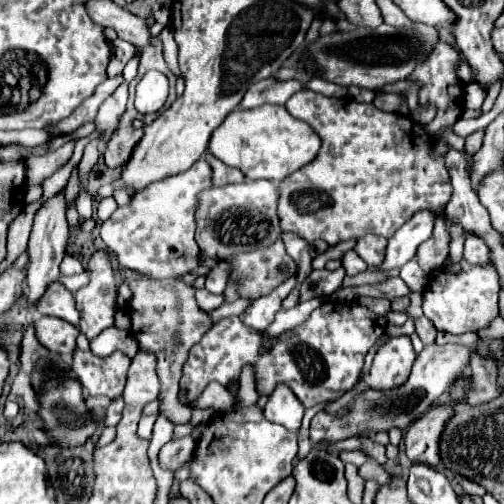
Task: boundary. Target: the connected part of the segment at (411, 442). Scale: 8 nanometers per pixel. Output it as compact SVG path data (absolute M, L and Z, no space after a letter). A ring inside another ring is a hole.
M450 407L428 409L418 421L414 421L408 427L408 433L404 437L404 447L406 447L406 457L412 463L440 463L438 441L450 413L452 413Z

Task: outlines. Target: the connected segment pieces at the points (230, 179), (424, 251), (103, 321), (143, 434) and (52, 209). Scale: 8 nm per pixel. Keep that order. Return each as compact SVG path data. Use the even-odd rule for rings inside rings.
M206 153L204 159L208 161L208 165L212 167L212 183L214 185L228 185L228 183L242 183L246 177L240 169L234 169L234 167L228 167L224 163L220 163L214 155Z
M444 223L434 225L434 235L424 241L418 249L418 265L424 273L432 273L434 269L440 269L448 257L450 251L450 233Z
M94 249L88 263L86 271L90 271L90 281L80 287L74 297L76 297L76 309L80 311L80 331L92 341L100 331L106 327L114 325L114 315L116 315L116 295L118 295L118 281L114 275L114 265L110 261L110 253L106 249Z
M142 417L140 419L140 423L138 423L138 437L140 439L150 439L152 437L152 425L154 425L154 421L156 421L156 417Z
M52 197L48 199L36 213L34 217L34 227L30 233L28 241L28 253L30 253L30 263L28 263L28 305L36 307L36 301L44 295L44 289L52 281L60 277L60 263L66 253L66 243L68 243L68 221L66 221L66 203L64 197Z

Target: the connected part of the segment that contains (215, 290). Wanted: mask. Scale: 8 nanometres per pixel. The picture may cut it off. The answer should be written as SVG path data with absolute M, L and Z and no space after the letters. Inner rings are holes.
M219 261L213 267L209 276L206 278L205 288L213 294L222 294L227 286L227 278L230 270L230 265L226 261Z

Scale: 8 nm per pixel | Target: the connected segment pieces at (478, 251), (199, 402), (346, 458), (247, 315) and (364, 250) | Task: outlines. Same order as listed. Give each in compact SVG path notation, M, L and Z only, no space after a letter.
M468 235L464 245L464 259L472 265L488 265L490 257L488 257L488 247L484 245L484 241L474 235Z
M210 383L204 393L196 399L196 405L192 405L194 409L208 409L214 407L216 411L224 411L230 409L232 405L232 395L228 393L228 389L220 383Z
M344 451L344 453L340 453L340 459L344 463L354 463L356 467L360 467L362 463L368 461L368 457L362 451Z
M296 272L290 276L288 281L284 281L282 285L278 285L272 293L256 299L242 315L240 315L240 321L244 321L244 325L248 325L250 329L254 331L264 331L272 321L274 321L274 315L278 313L280 309L280 303L282 299L296 287Z
M372 235L372 237L362 237L362 239L356 243L354 251L356 251L368 265L380 267L380 265L384 263L384 249L386 249L386 245L388 245L388 239L386 239L386 237L376 237L376 235Z

